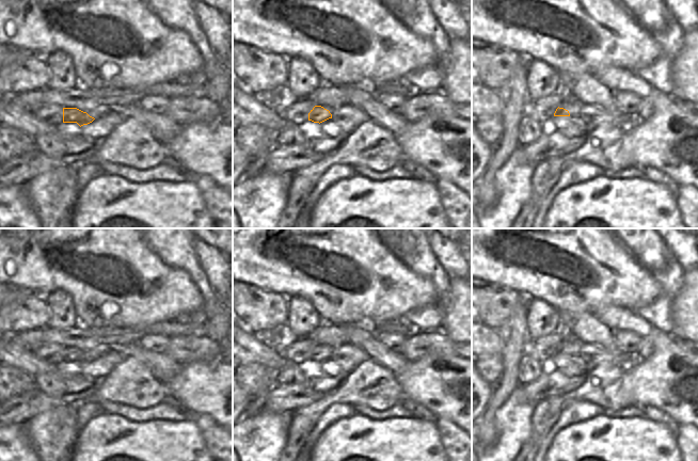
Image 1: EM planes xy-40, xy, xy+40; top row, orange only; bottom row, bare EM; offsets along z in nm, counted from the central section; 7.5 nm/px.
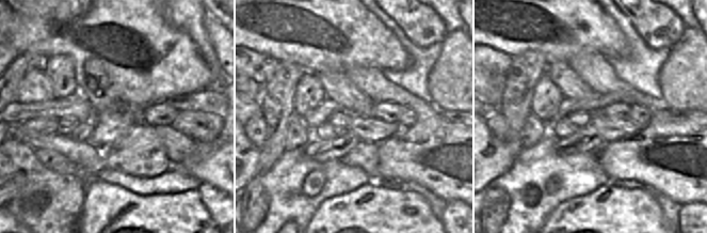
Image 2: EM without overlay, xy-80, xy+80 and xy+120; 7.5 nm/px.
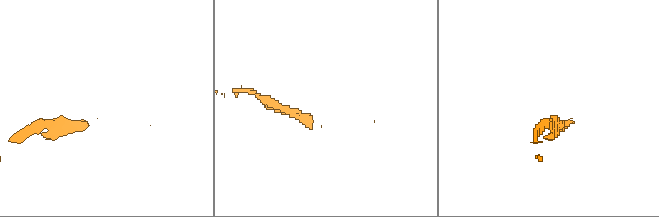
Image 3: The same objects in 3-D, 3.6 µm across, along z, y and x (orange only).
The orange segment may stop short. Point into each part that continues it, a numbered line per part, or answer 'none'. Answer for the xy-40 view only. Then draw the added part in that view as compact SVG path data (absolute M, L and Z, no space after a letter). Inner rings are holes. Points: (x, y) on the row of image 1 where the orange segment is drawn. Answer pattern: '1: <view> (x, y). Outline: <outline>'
1: xy-40 (101, 110). Outline: M100 106L94 110L88 111L86 113L94 118L98 118L98 117L107 114L109 111L110 111L109 106Z

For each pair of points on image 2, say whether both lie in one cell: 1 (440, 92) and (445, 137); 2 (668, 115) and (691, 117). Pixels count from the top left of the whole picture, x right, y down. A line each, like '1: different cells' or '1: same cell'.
1: different cells
2: same cell

